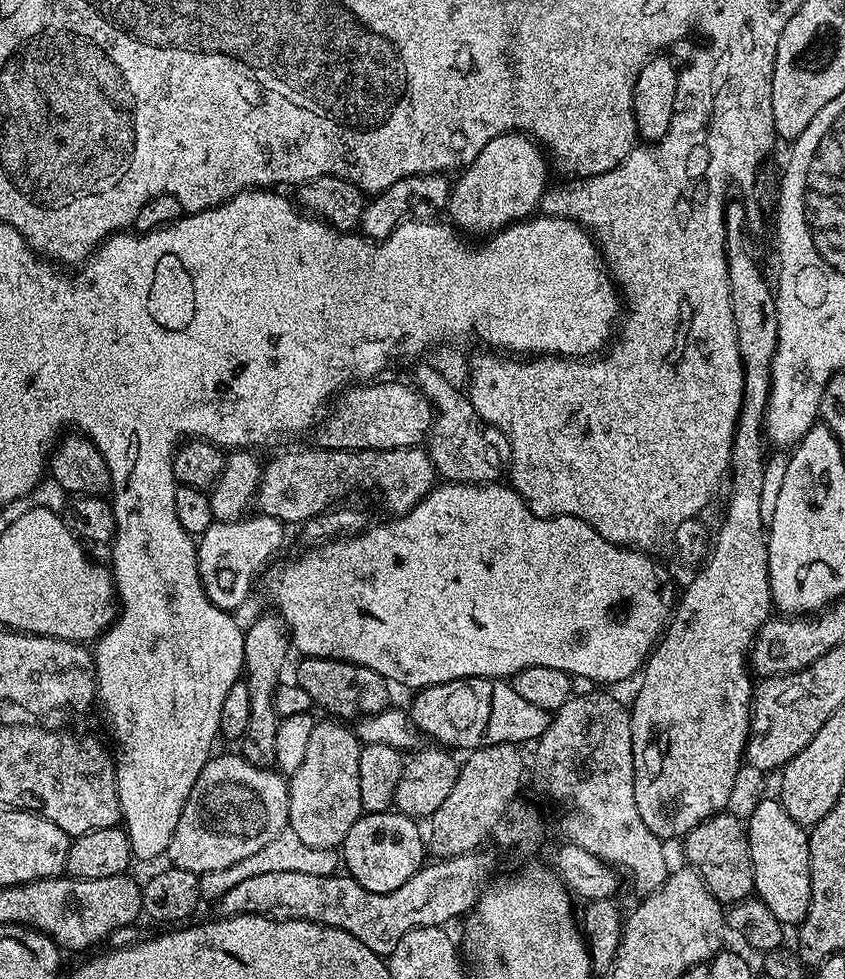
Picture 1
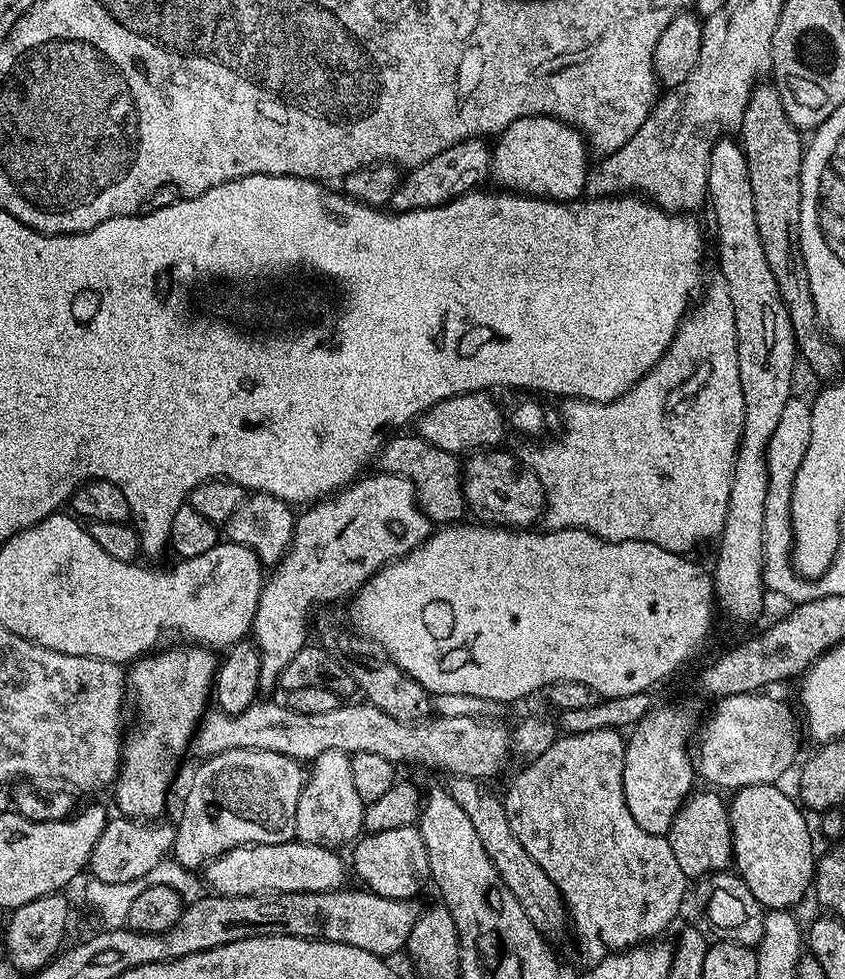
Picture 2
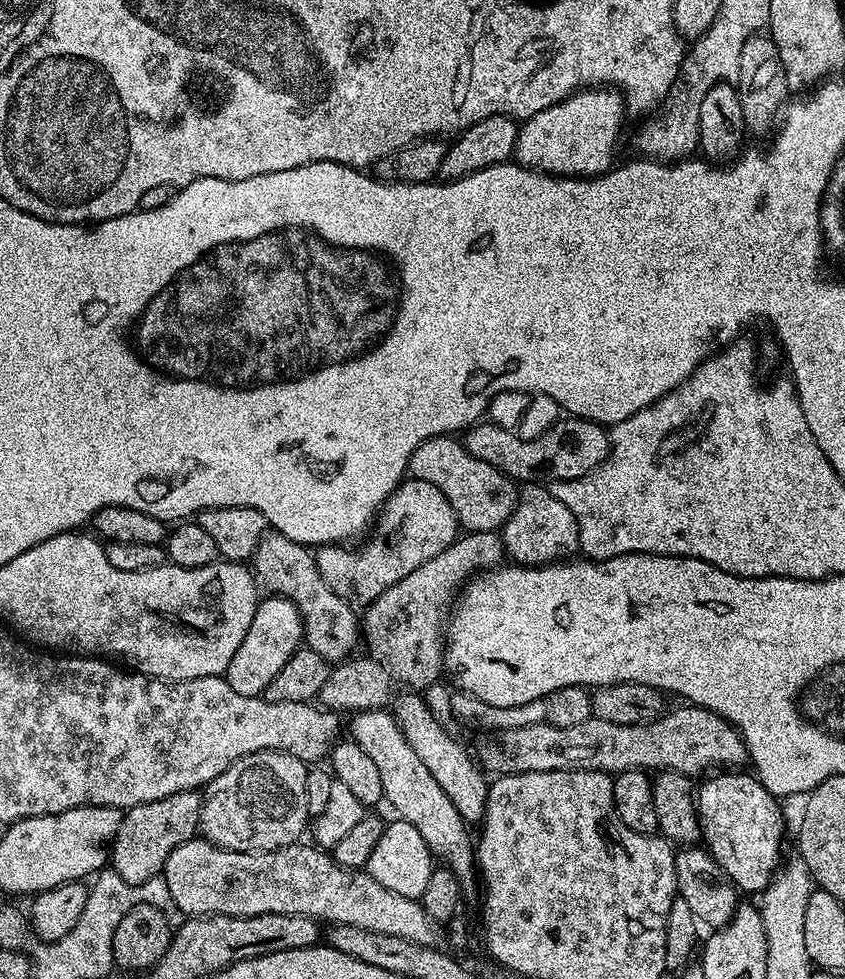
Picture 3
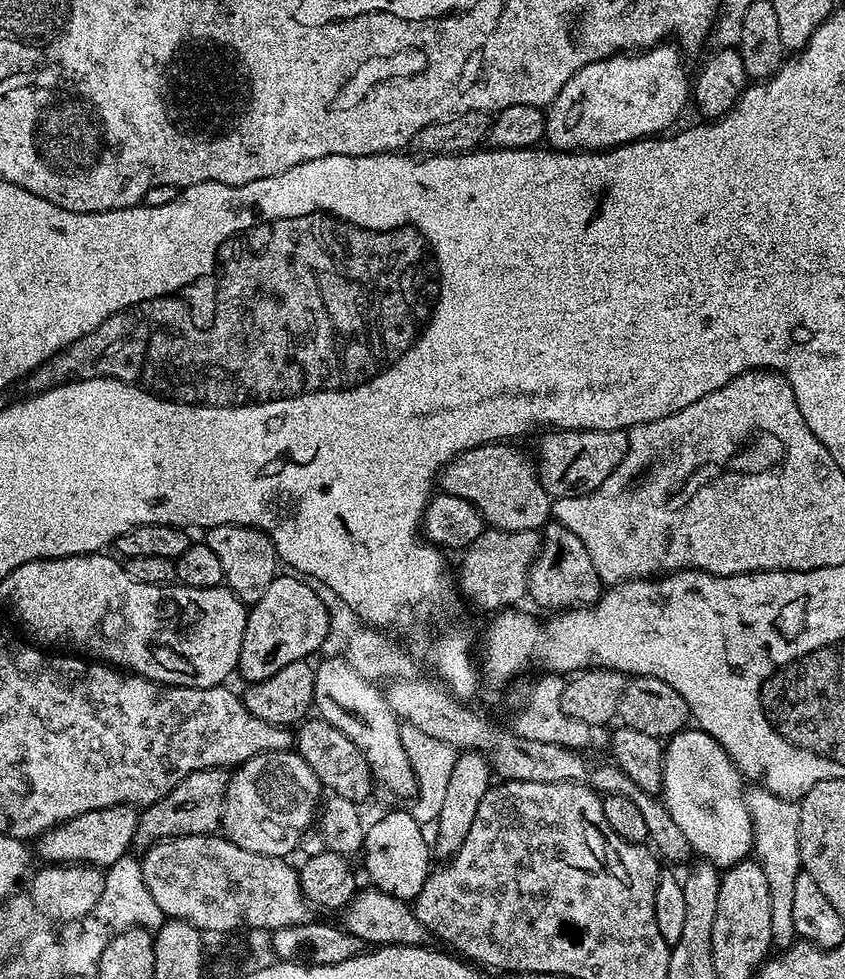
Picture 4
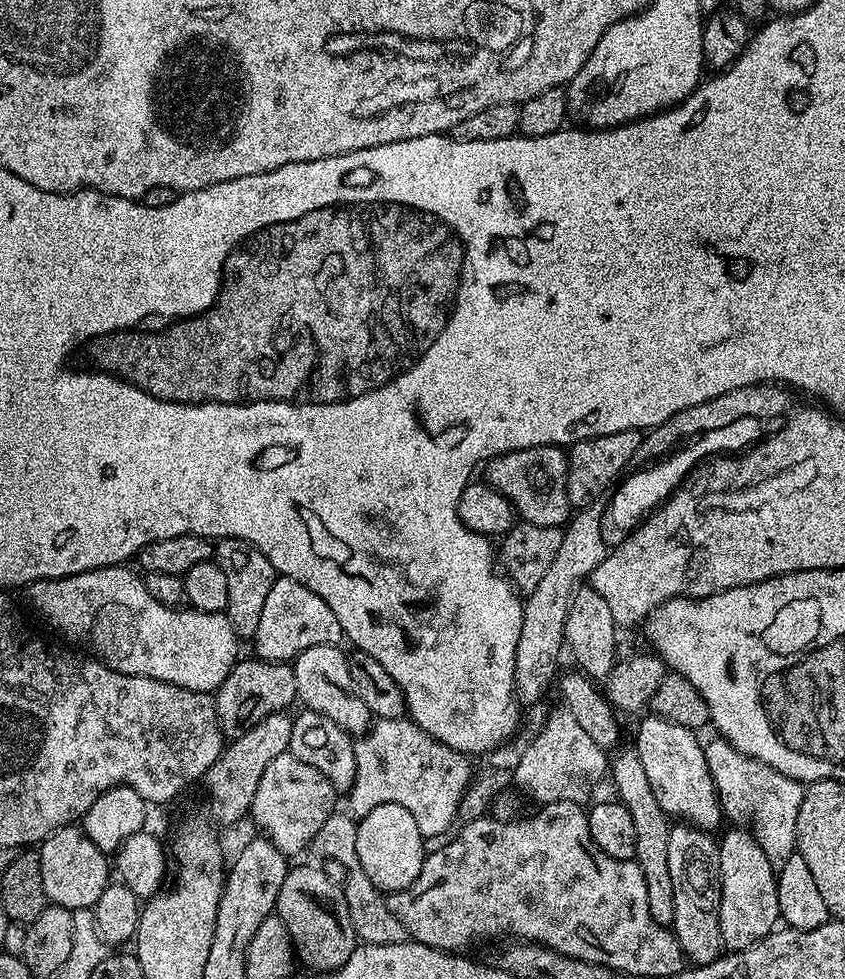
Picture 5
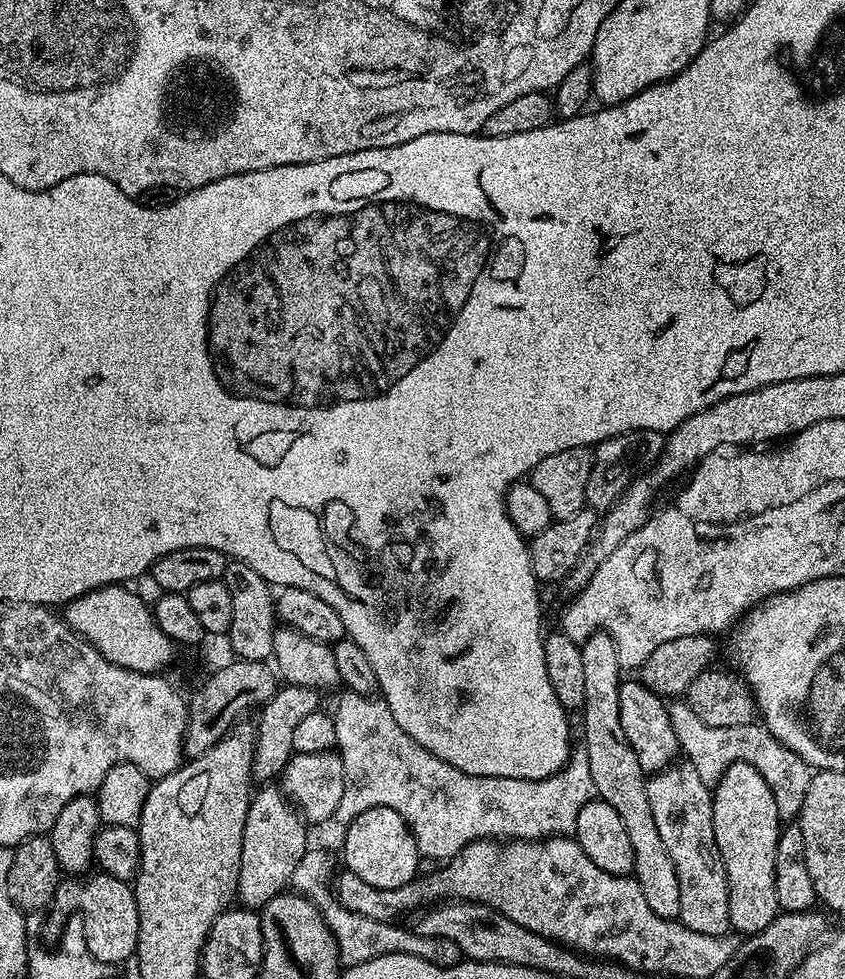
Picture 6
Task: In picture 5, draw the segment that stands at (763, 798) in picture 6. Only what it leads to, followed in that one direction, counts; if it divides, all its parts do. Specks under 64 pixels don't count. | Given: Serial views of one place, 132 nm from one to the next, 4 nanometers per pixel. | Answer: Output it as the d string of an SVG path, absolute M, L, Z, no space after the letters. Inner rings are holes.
M732 826L724 837L719 837L718 843L720 846L720 929L725 949L742 952L770 935L780 920L776 889L777 869L772 867L770 858L762 854L762 846L758 846L758 842L747 827Z

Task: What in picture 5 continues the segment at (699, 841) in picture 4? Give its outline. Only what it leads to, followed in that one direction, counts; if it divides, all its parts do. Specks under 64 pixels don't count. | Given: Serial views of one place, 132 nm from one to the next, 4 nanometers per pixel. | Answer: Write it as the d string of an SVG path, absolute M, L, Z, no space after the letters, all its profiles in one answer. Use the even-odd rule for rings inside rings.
M648 714L648 717L636 728L636 745L634 751L646 770L646 778L650 782L650 790L654 790L654 798L658 798L658 806L669 818L687 822L694 828L713 830L722 821L720 799L716 797L716 787L710 778L710 770L706 766L704 744L697 733L686 726L678 726L665 720L663 716Z

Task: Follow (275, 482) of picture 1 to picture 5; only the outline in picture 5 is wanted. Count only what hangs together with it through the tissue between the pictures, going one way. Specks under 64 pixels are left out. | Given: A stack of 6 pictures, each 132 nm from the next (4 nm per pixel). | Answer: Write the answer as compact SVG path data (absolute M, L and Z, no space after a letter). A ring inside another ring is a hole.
M555 444L507 452L487 461L487 483L498 489L512 503L517 517L523 523L534 526L550 526L563 529L573 511L566 494L568 477L568 454L563 447Z

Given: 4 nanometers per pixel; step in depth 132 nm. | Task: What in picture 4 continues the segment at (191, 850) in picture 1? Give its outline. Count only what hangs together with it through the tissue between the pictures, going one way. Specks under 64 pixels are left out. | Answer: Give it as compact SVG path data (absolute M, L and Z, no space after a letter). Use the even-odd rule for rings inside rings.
M295 750L263 752L231 773L224 795L223 835L242 850L287 857L303 838L308 823L313 823L321 800L322 789L314 770Z

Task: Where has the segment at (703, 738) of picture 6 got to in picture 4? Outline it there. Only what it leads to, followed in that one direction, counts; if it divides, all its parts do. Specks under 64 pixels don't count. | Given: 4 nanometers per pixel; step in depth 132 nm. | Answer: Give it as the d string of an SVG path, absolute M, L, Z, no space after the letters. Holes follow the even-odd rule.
M759 786L749 787L744 801L752 823L754 859L762 866L762 874L766 874L766 882L770 886L772 942L776 946L787 946L797 939L794 930L794 880L802 870L798 846L800 806L797 801L787 800L778 794L770 794L770 790Z

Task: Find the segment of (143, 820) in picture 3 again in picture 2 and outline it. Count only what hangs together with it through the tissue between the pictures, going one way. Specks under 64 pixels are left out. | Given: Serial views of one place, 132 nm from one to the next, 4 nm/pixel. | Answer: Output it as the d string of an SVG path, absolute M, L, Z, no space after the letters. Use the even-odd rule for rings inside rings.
M123 814L113 815L102 830L98 842L94 842L94 850L88 859L87 871L91 879L103 884L117 884L134 882L134 878L150 874L150 870L154 870L154 866L158 866L158 862L171 853L172 844L176 840L175 827L171 823L160 823L164 822L145 822Z

